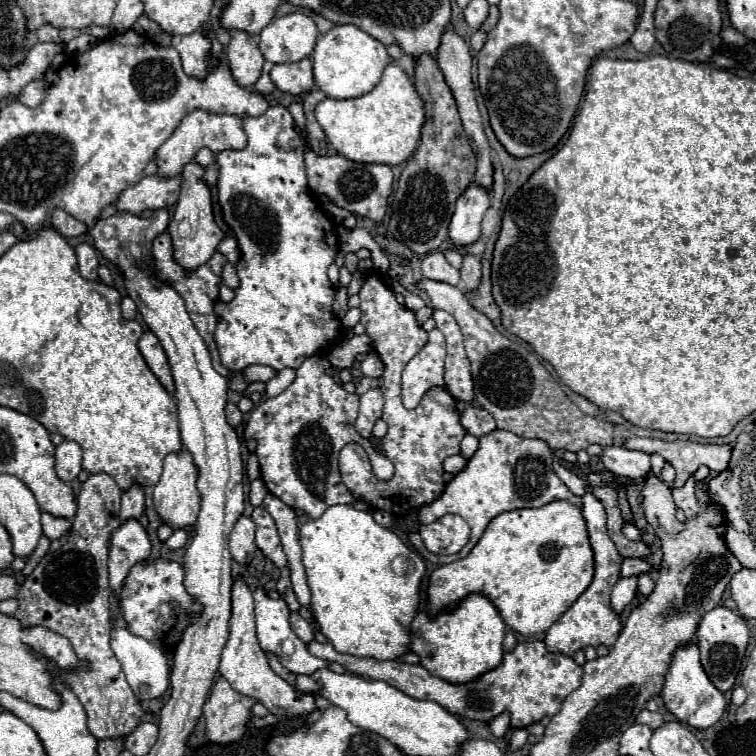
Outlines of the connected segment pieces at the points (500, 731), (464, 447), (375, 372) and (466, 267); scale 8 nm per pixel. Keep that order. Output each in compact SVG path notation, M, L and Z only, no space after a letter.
M501 714L499 718L491 720L489 726L491 726L491 732L493 732L497 738L501 738L501 736L505 736L505 732L509 730L509 716L507 716L507 714Z
M465 434L465 438L461 440L461 456L469 460L475 454L475 450L477 450L477 438L471 434Z
M369 352L369 356L361 362L361 370L365 376L379 378L383 374L383 362L379 360L379 356L375 352Z
M473 254L463 256L463 268L461 268L461 286L467 290L475 290L481 280L481 264Z

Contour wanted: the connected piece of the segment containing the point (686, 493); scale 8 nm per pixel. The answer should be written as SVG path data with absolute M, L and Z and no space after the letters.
M691 476L691 480L687 480L687 484L683 488L671 488L671 494L673 494L675 506L681 508L687 518L699 514L699 504L695 500L695 480L693 480L693 476Z

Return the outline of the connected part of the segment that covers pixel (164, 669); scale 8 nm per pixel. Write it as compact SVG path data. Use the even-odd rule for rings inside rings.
M117 626L111 630L111 650L115 652L123 674L127 676L127 682L139 700L159 698L169 688L169 662L159 642L149 642L141 636L133 636L125 628Z

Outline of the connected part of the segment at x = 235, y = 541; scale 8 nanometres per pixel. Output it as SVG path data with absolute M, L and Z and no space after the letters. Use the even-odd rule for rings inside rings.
M241 516L229 536L229 550L235 562L247 564L251 562L257 546L255 546L255 522L249 516Z

